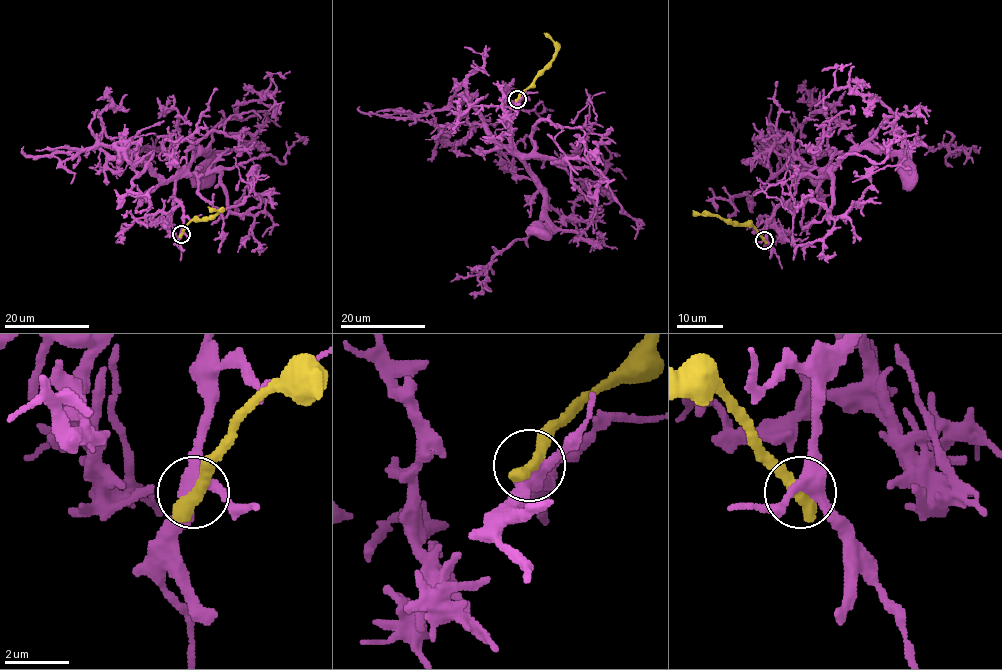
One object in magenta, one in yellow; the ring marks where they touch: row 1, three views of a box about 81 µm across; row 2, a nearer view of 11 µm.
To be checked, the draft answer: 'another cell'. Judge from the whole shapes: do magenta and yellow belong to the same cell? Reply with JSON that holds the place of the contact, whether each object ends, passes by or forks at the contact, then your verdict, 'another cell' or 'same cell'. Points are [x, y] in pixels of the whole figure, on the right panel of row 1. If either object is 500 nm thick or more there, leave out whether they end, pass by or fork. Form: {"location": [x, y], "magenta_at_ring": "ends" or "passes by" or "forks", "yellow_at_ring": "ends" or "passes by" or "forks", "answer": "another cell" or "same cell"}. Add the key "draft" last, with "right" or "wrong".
{"location": [764, 240], "answer": "another cell", "draft": "right"}

